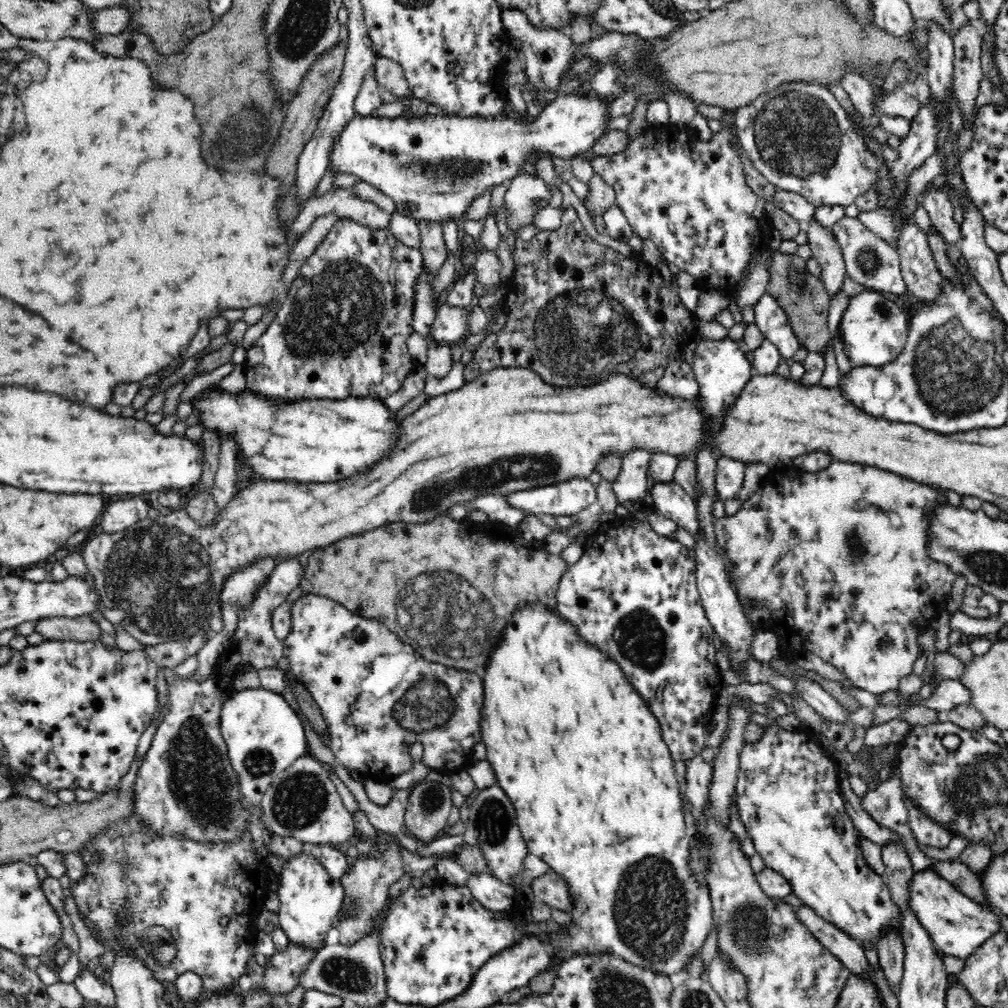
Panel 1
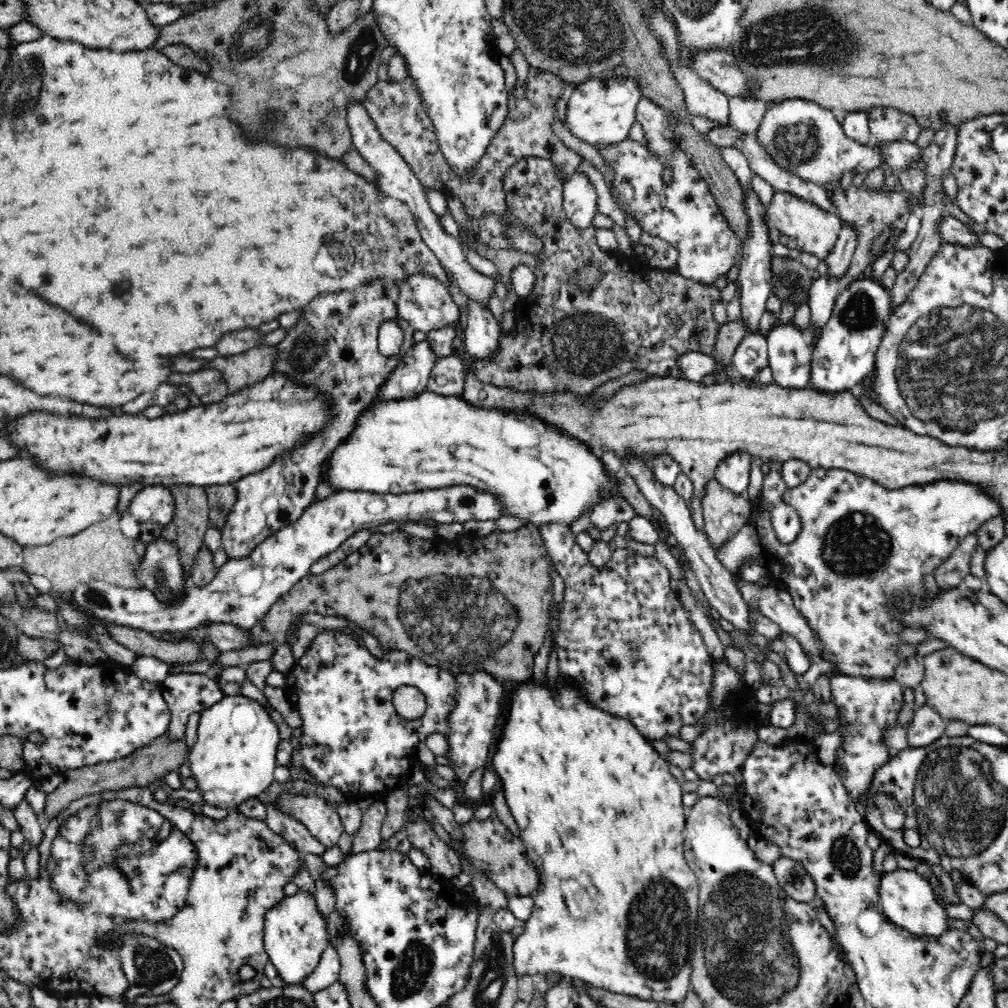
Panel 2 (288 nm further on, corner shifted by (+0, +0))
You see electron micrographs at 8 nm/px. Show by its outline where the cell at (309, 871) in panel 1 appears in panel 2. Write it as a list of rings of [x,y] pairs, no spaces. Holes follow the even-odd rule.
[[[300,890],[294,896],[286,896],[280,904],[276,904],[266,914],[266,928],[264,928],[264,944],[270,956],[270,962],[278,970],[278,976],[288,986],[300,986],[300,982],[318,966],[324,950],[328,950],[330,934],[328,934],[328,920],[318,910],[318,902],[306,890]]]

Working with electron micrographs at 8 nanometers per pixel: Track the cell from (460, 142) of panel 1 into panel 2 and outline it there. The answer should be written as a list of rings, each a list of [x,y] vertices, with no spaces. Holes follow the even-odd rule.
[[[590,78],[570,90],[566,96],[568,112],[566,126],[572,136],[592,144],[592,146],[610,146],[630,138],[630,128],[636,122],[636,106],[642,98],[642,92],[632,80],[600,80]]]

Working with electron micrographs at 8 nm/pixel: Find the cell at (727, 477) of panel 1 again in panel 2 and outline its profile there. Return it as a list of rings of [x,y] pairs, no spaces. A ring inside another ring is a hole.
[[[732,454],[716,468],[716,480],[734,494],[746,494],[750,484],[752,458],[748,454]]]

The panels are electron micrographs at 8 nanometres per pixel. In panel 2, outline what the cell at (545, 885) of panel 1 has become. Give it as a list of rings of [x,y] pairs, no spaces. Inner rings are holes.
[[[492,816],[484,822],[472,820],[470,824],[460,826],[464,832],[464,846],[462,852],[470,858],[474,868],[480,868],[488,874],[488,878],[508,896],[532,896],[538,892],[540,886],[540,874],[536,870],[536,864],[530,862],[530,854],[522,838],[514,836],[504,824],[498,820],[492,820]]]

